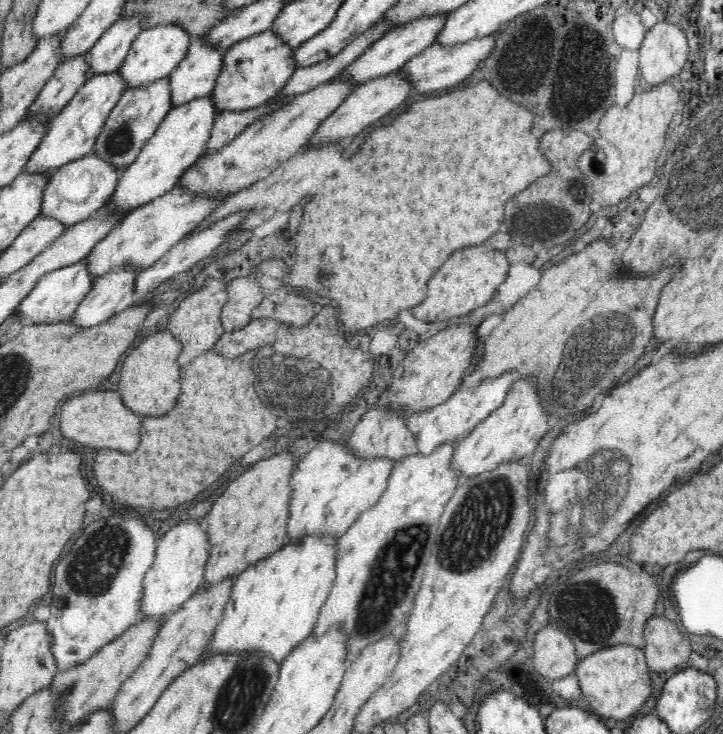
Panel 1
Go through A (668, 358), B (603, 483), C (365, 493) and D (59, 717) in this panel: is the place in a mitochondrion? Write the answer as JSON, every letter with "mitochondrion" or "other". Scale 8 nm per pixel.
{"A":"other","B":"mitochondrion","C":"other","D":"other"}

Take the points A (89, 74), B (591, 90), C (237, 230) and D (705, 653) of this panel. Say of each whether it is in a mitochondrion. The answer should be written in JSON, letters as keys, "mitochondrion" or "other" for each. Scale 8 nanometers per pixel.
{"A":"other","B":"mitochondrion","C":"other","D":"other"}

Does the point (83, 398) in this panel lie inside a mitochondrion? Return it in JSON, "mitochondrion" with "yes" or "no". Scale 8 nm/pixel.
{"mitochondrion":"no"}

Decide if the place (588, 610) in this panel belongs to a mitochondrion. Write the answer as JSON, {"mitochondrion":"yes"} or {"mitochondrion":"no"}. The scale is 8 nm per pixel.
{"mitochondrion":"yes"}

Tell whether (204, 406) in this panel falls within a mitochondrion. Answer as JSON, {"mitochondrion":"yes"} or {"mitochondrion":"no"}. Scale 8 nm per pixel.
{"mitochondrion":"no"}

